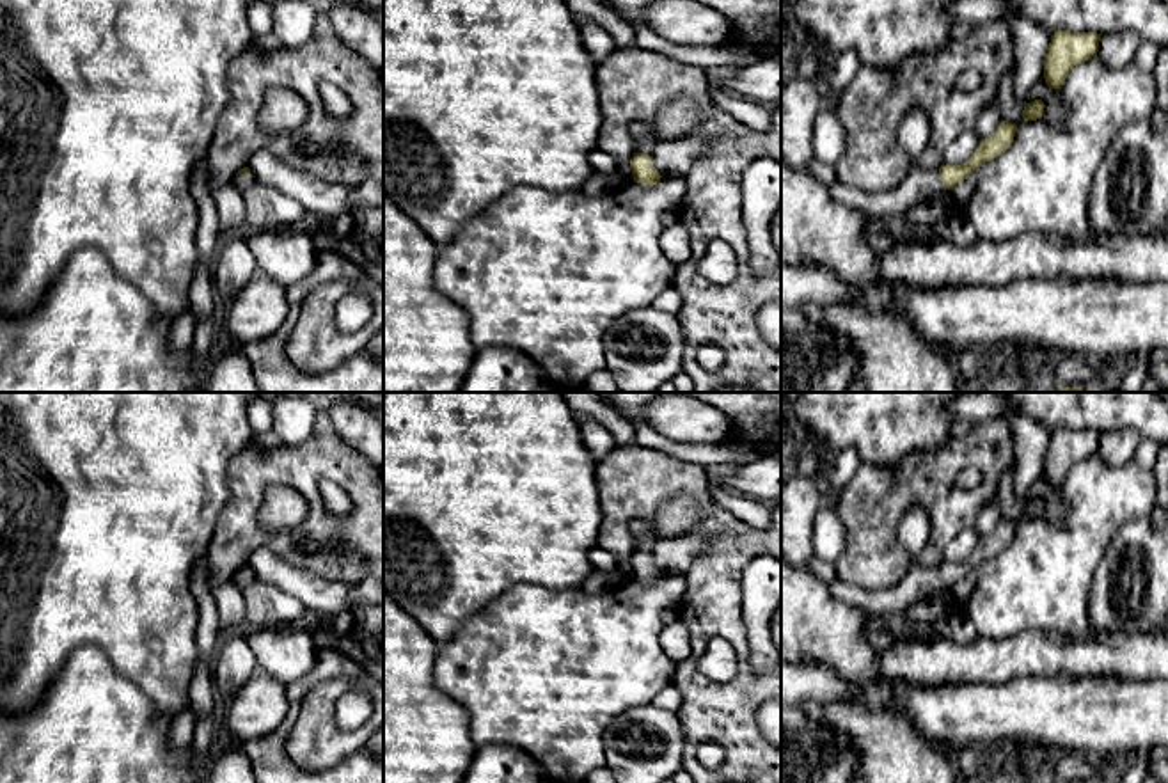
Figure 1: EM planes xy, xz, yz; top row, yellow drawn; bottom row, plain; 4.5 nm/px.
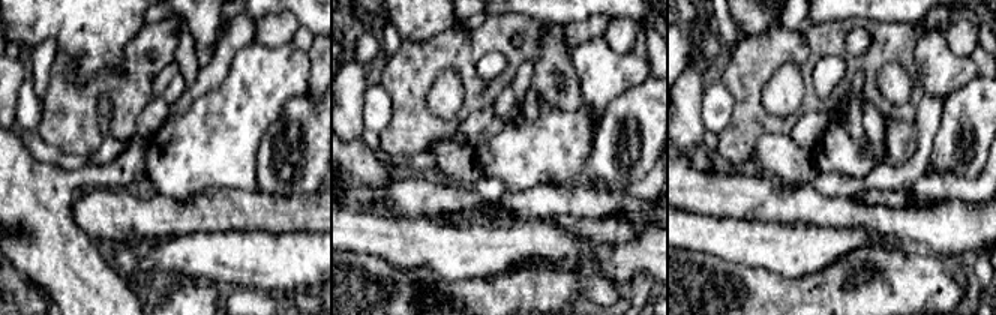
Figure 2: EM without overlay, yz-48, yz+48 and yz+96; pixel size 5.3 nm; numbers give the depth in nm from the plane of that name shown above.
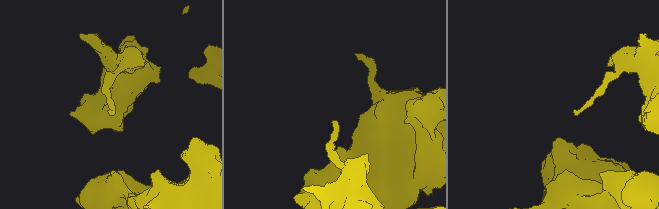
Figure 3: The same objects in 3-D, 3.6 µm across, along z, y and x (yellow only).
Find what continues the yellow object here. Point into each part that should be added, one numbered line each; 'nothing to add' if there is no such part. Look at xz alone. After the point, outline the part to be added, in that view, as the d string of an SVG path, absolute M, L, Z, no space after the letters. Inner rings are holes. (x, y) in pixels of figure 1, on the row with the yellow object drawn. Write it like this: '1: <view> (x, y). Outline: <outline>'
1: xz (641, 134). Outline: M634 121L630 123L628 131L635 140L635 153L650 154L653 149L655 138L648 124L644 124L643 121Z

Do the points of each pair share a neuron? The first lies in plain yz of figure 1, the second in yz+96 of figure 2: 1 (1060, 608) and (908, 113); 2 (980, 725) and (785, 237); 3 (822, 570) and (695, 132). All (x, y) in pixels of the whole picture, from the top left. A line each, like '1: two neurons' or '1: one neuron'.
1: two neurons
2: one neuron
3: two neurons

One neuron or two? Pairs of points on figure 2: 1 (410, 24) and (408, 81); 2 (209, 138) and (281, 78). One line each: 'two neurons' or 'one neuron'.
1: two neurons
2: one neuron

